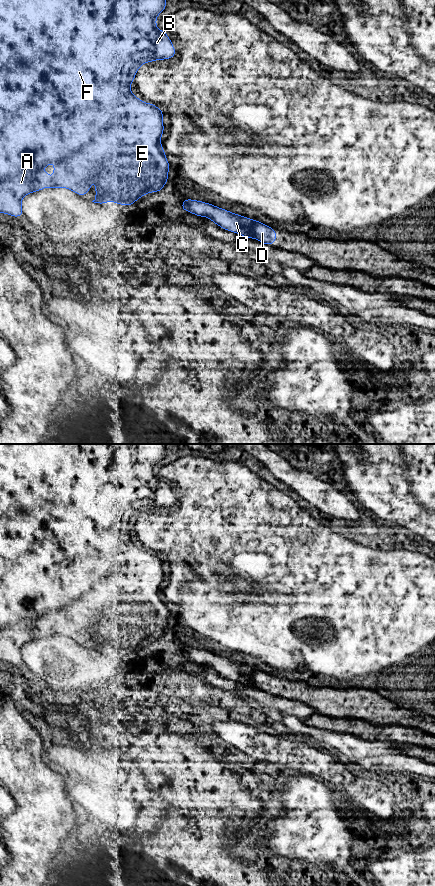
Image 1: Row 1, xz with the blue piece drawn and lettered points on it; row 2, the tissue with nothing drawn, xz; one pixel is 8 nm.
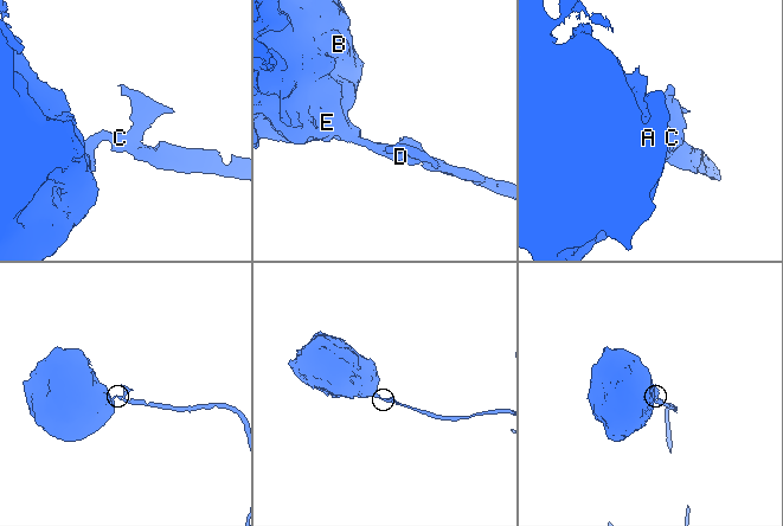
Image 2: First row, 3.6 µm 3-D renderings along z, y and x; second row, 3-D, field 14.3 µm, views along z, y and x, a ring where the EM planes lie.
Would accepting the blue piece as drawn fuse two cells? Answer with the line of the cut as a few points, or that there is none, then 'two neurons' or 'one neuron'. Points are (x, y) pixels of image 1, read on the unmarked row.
cut in xz along (252, 668), (252, 683), (254, 685); two neurons

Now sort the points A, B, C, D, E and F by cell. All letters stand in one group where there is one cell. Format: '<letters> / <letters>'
A B C E F / D

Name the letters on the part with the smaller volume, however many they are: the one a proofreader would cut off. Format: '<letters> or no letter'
D

